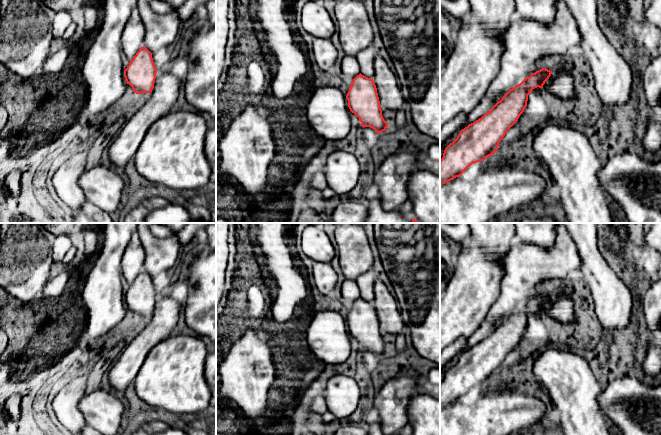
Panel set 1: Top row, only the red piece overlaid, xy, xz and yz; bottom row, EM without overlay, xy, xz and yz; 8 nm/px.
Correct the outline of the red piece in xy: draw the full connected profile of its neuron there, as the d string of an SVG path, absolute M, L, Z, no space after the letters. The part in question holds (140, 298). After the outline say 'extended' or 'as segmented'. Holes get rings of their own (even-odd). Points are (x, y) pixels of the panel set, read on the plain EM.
M141 271L136 279L130 284L124 294L124 301L134 317L151 317L154 312L157 293L155 292L152 277Z | as segmented

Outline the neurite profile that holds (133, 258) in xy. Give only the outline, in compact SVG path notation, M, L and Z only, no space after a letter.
M136 232L132 235L120 263L123 280L128 284L132 284L139 273L143 271L144 259L145 251L140 241L139 234Z

